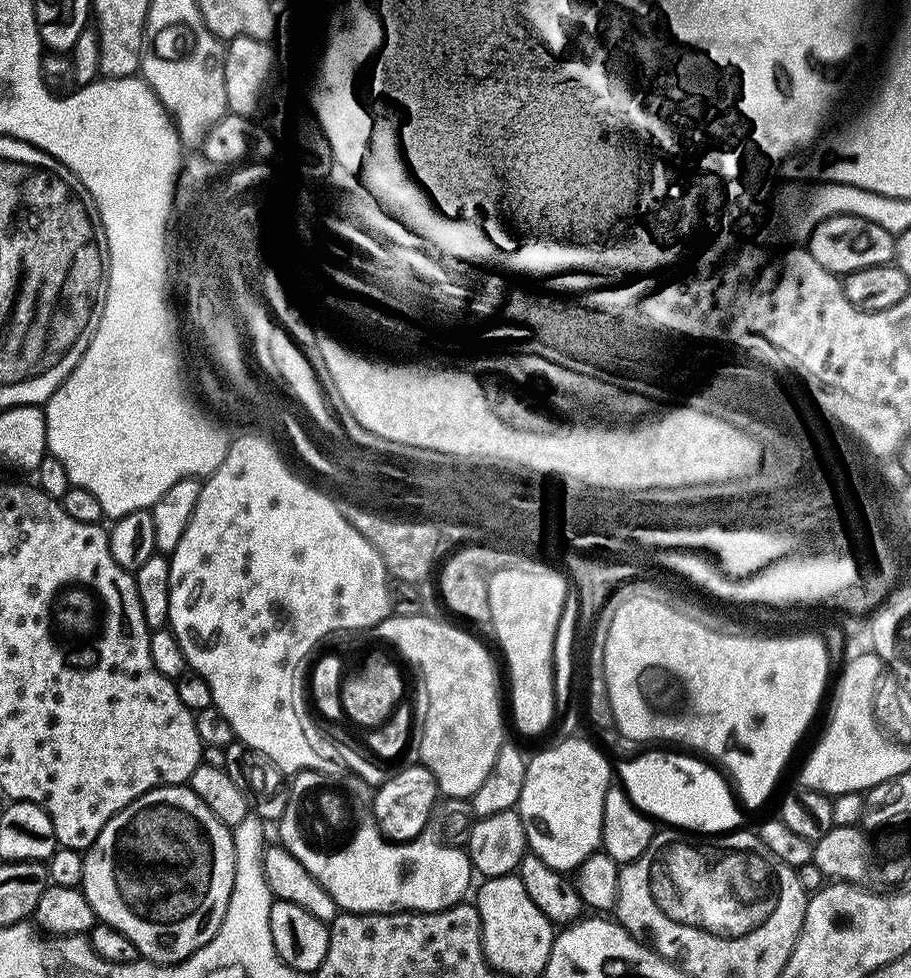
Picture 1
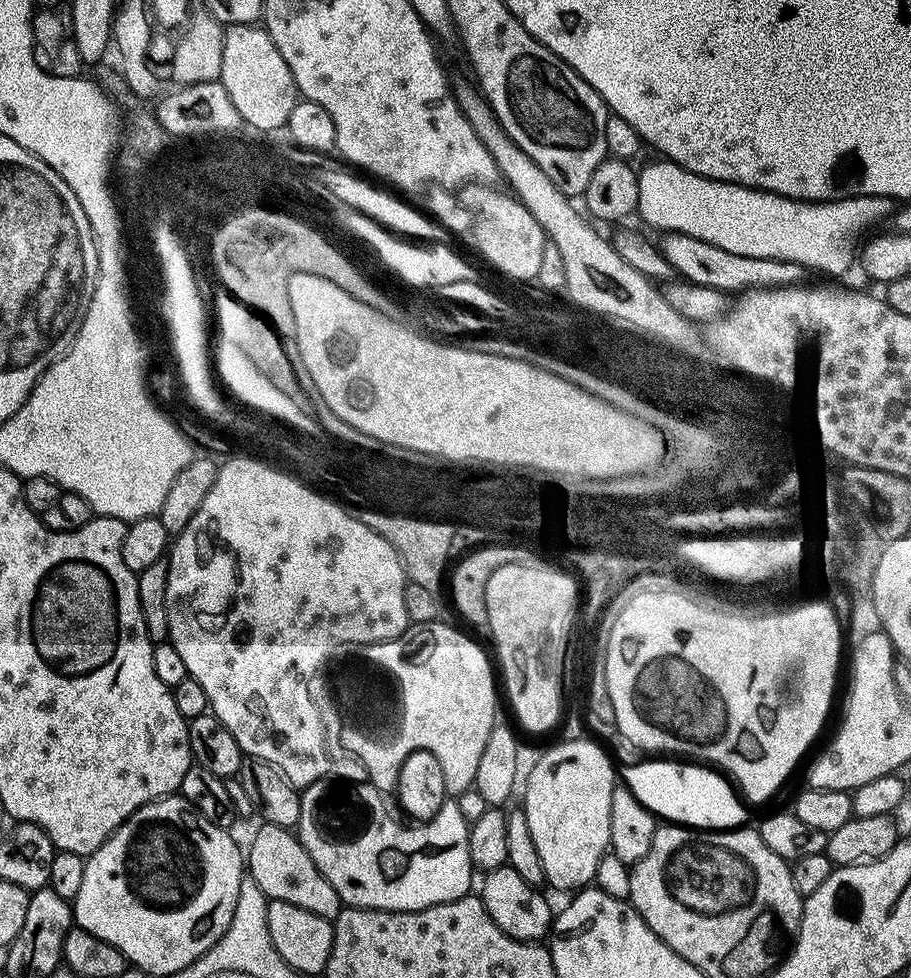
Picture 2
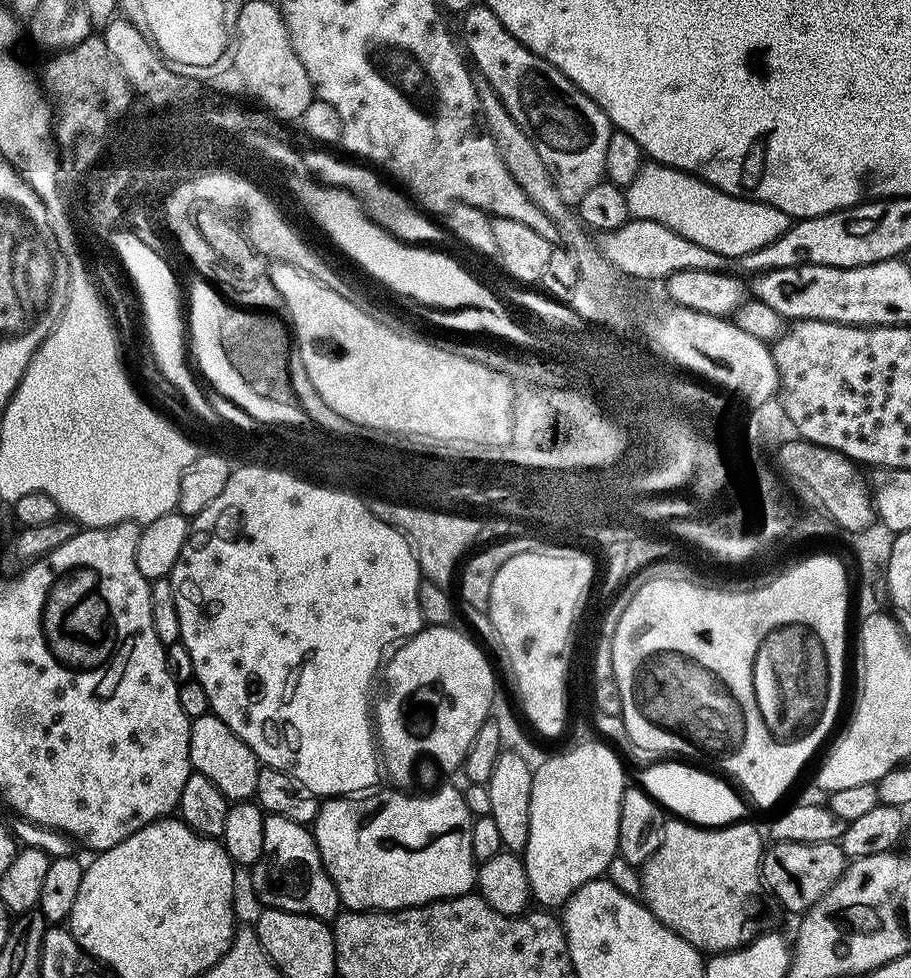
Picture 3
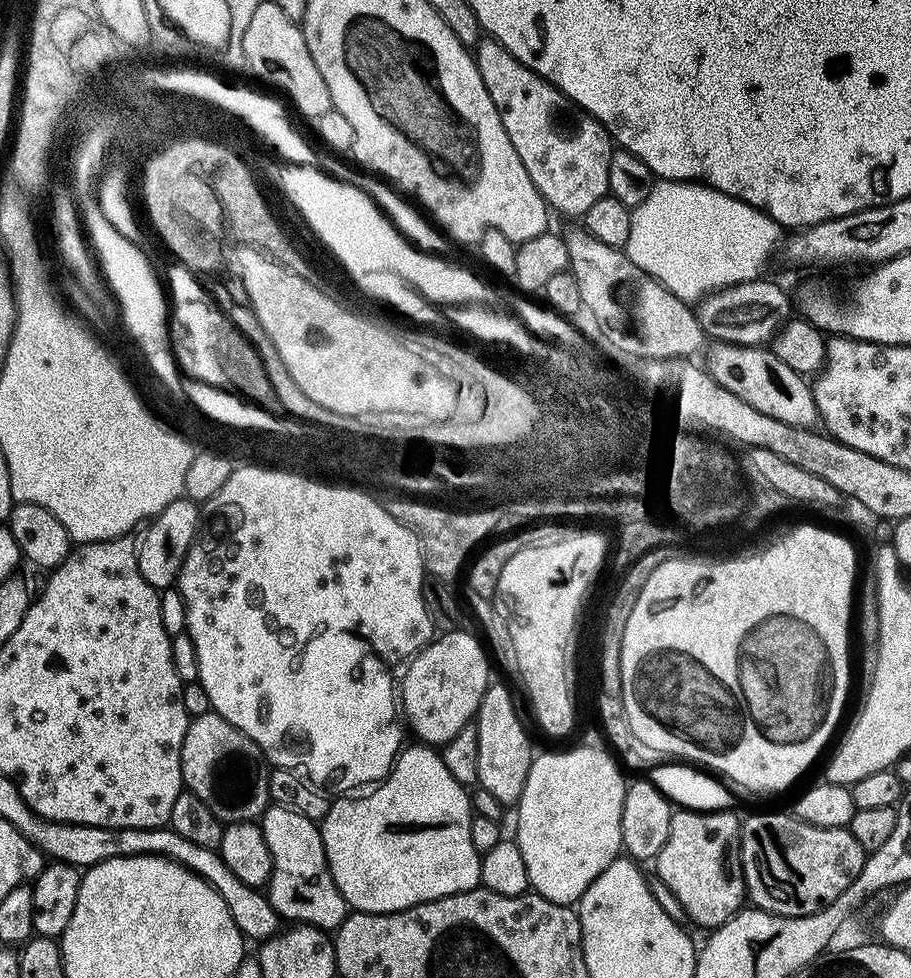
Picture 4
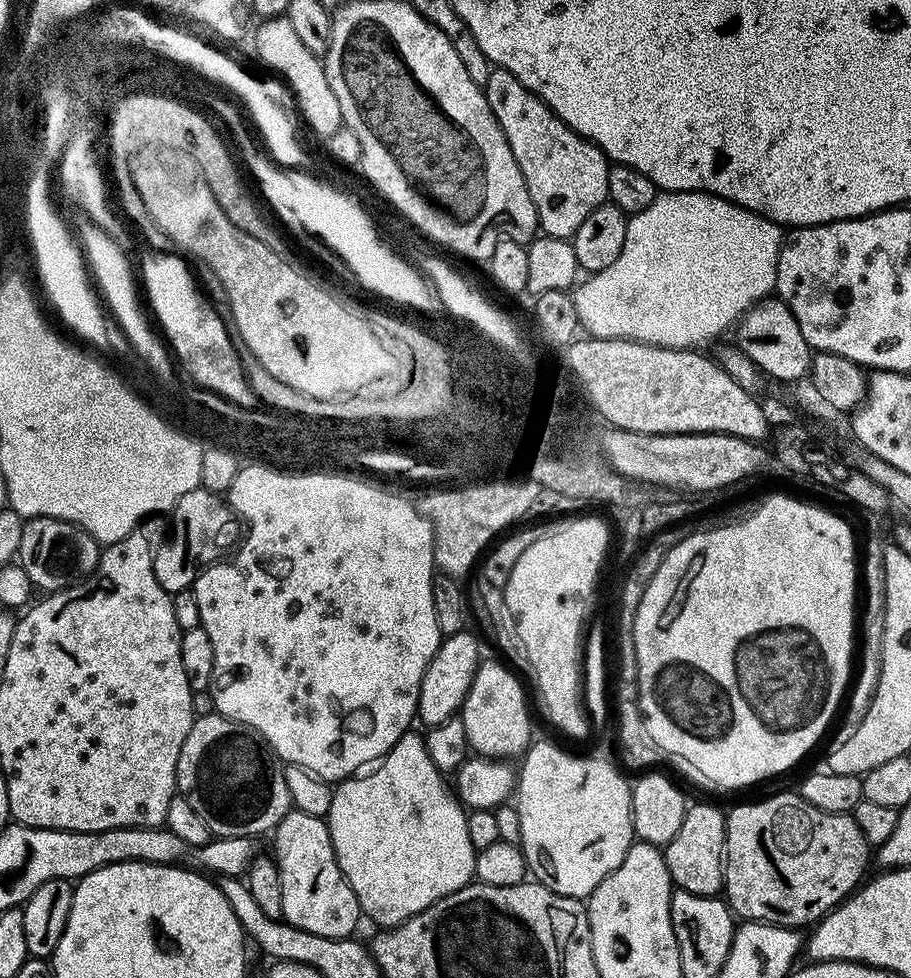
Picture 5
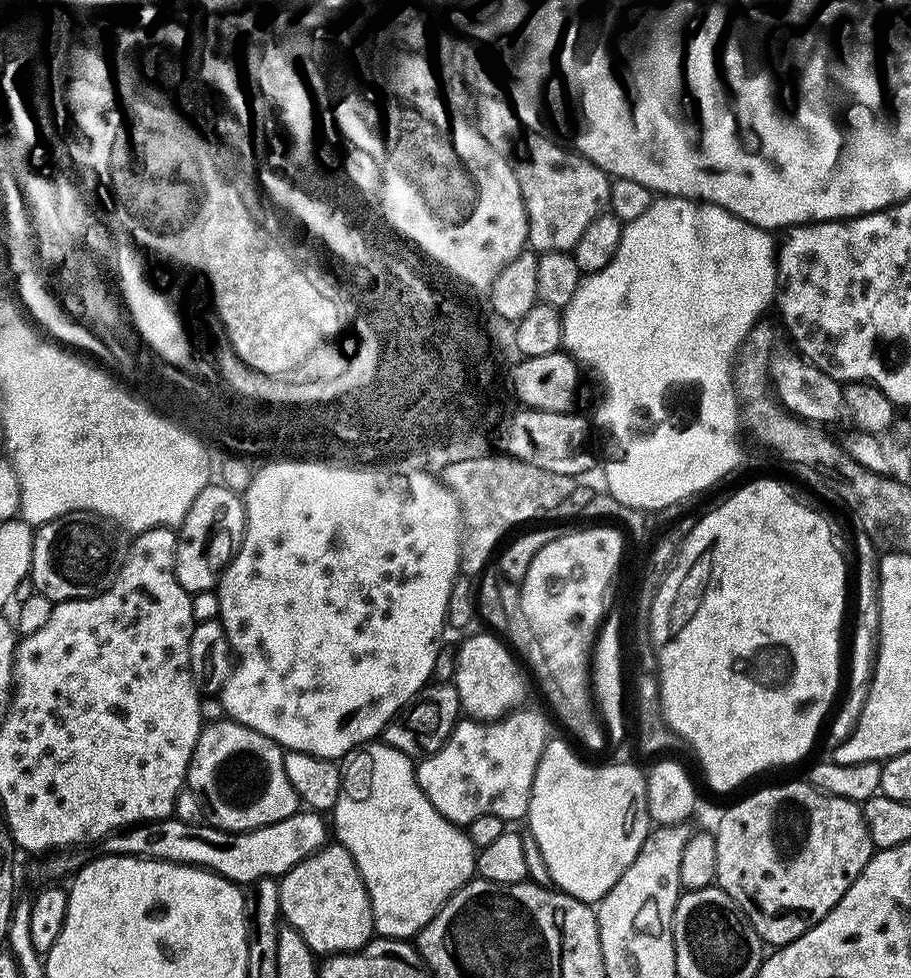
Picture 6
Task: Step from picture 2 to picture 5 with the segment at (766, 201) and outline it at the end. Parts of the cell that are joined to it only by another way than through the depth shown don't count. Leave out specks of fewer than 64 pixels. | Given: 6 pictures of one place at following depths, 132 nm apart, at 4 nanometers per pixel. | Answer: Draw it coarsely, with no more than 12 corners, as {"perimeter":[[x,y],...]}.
{"perimeter":[[661,191],[579,327],[711,345],[771,297],[781,225]]}

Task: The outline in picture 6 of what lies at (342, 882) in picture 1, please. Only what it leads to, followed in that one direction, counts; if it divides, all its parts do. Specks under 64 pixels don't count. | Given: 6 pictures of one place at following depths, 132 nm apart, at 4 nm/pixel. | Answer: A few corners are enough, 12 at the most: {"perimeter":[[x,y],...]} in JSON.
{"perimeter":[[413,757],[342,760],[330,820],[375,935],[408,940],[473,879]]}

